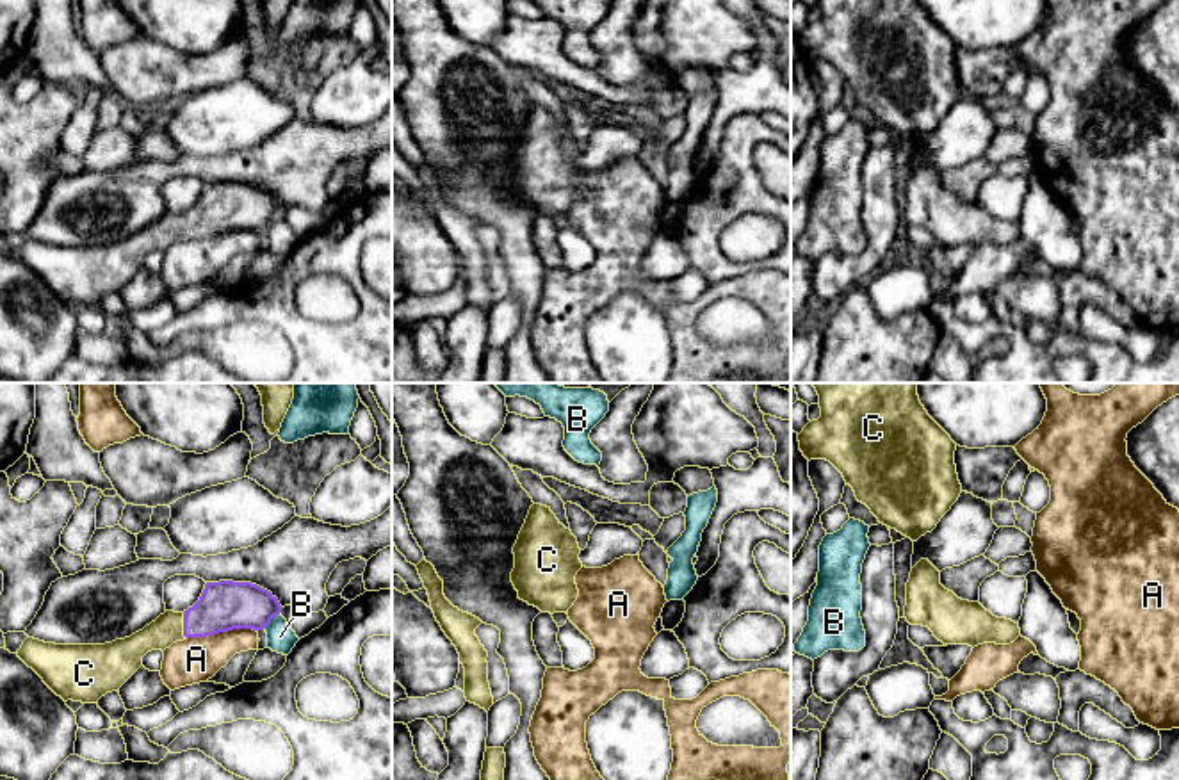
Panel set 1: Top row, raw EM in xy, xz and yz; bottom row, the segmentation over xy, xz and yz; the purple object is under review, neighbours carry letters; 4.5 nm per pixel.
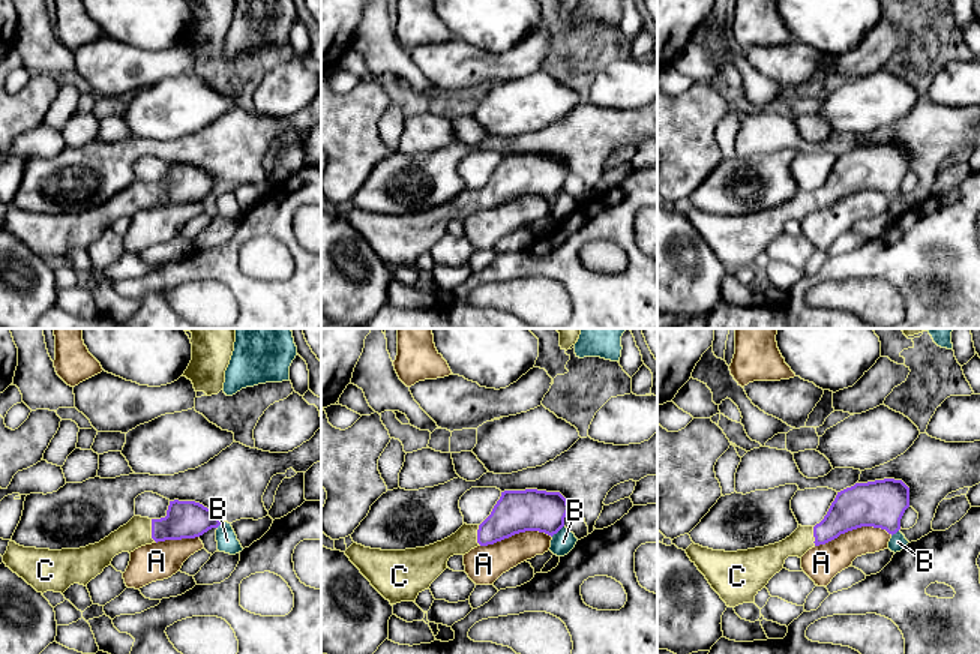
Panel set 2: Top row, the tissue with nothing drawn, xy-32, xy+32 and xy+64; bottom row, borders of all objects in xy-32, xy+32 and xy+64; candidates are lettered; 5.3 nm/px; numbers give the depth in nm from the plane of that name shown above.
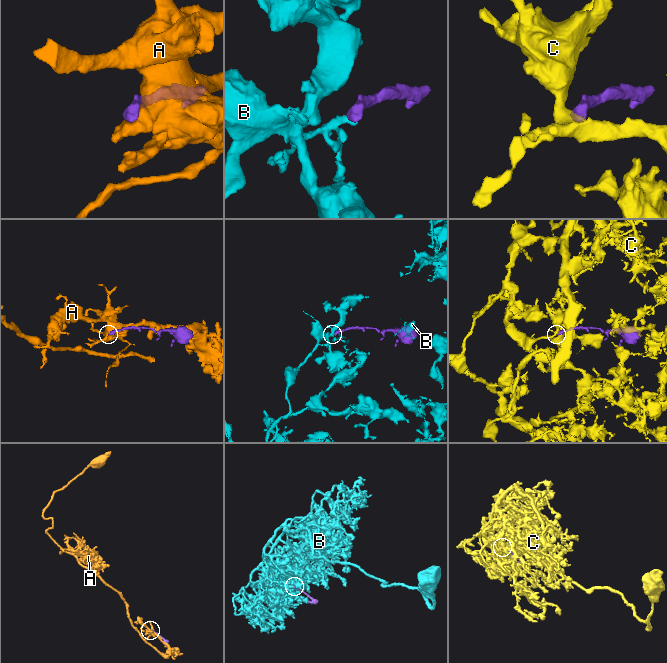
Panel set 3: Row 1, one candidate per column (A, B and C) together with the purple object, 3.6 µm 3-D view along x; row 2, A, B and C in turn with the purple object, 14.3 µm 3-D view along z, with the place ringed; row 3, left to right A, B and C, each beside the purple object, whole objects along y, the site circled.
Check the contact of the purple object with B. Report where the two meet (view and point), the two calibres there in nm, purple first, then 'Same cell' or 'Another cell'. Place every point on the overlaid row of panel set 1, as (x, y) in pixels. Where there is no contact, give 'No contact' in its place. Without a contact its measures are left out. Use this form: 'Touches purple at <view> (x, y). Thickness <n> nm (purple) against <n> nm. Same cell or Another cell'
Touches purple at xy (269, 622). Thickness 220 nm (purple) against 130 nm. Another cell

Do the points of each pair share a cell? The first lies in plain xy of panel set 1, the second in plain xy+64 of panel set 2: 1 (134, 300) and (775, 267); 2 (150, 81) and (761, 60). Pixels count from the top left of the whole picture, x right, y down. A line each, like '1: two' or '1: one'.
1: two
2: one

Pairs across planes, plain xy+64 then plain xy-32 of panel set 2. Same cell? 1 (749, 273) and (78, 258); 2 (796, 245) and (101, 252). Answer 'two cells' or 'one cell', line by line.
1: two cells
2: one cell

